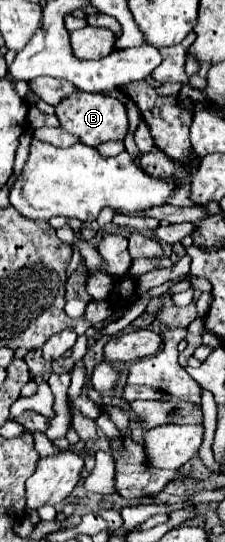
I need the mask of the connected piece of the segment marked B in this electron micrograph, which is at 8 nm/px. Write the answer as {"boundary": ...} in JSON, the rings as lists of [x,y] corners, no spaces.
{"boundary":[[[77,92],[65,98],[57,108],[55,116],[61,122],[61,128],[79,138],[81,144],[97,148],[109,140],[121,140],[127,134],[127,114],[125,106],[118,99],[100,93]]]}

